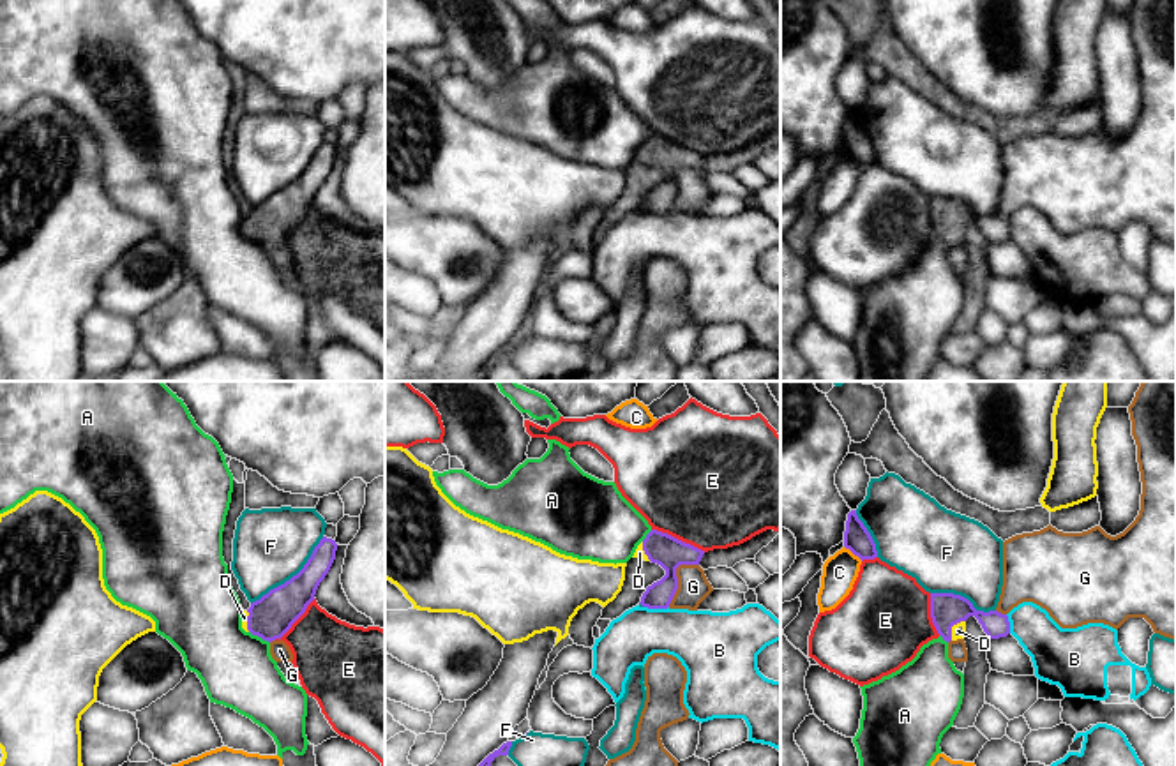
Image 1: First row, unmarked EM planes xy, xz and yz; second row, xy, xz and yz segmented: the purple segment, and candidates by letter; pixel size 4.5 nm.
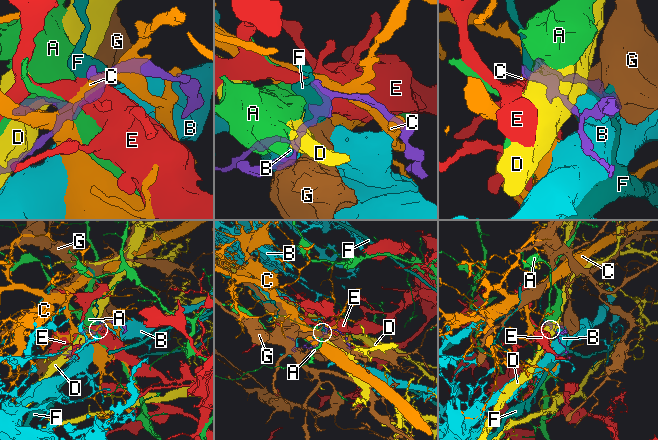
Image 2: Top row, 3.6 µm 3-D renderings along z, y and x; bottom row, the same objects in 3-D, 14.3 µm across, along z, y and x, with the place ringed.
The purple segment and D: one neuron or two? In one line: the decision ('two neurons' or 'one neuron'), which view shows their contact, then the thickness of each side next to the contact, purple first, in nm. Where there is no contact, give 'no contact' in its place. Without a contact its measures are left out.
one neuron; meets purple in yz; 160 nm thick on the purple side, 60 nm on the other

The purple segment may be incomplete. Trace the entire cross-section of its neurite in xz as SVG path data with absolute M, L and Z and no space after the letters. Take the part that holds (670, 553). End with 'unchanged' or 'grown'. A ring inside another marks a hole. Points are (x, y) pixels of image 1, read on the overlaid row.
M652 529L637 545L632 558L660 565L666 575L646 588L639 604L648 609L667 609L678 590L676 568L680 565L699 565L703 554L705 551L690 544Z; grown

